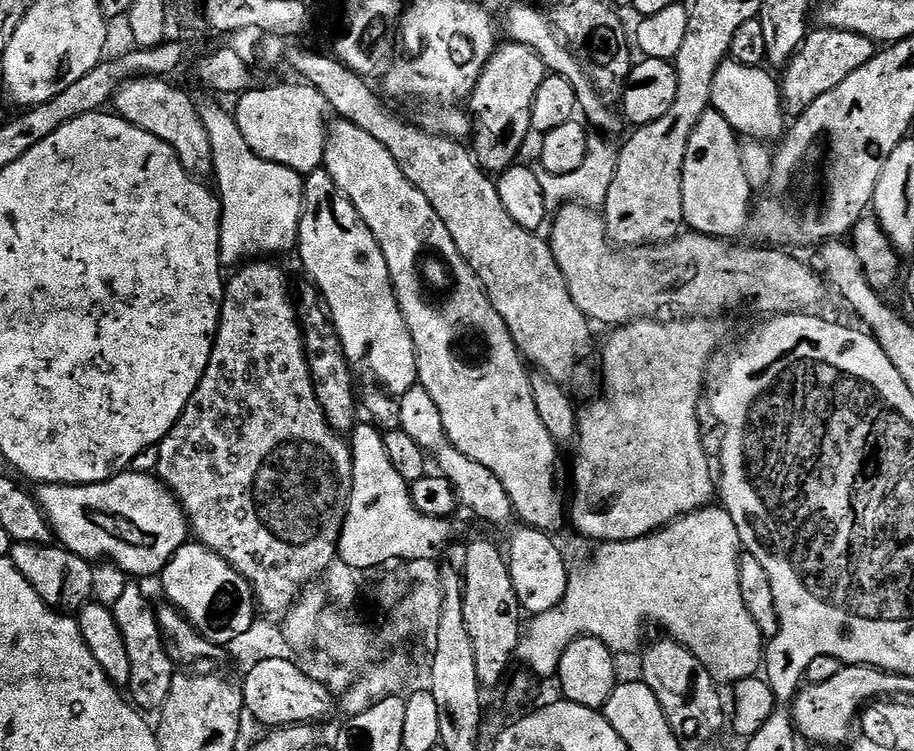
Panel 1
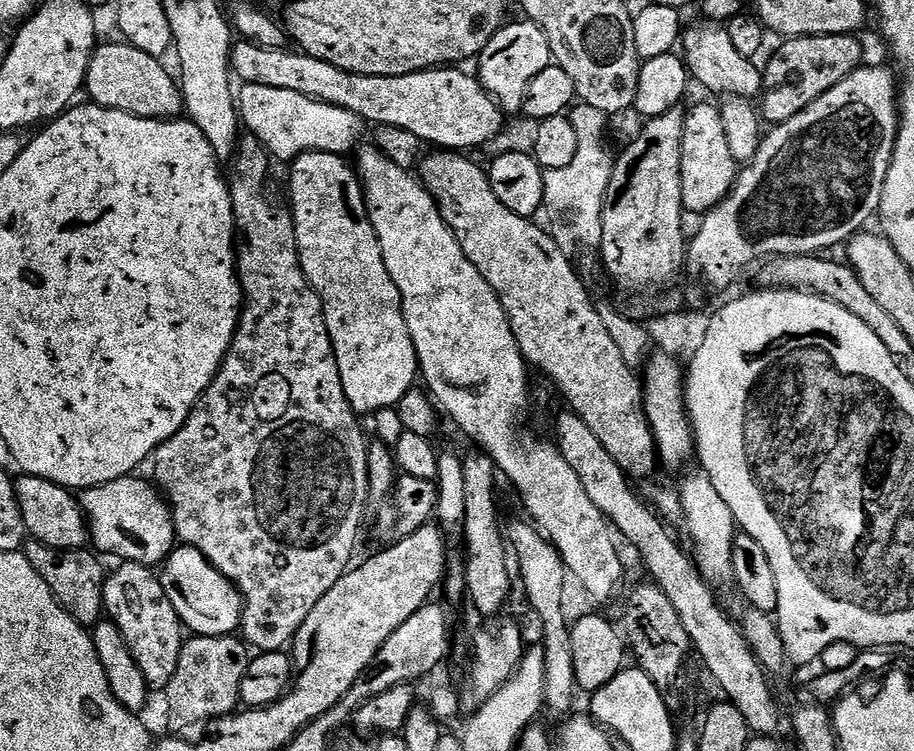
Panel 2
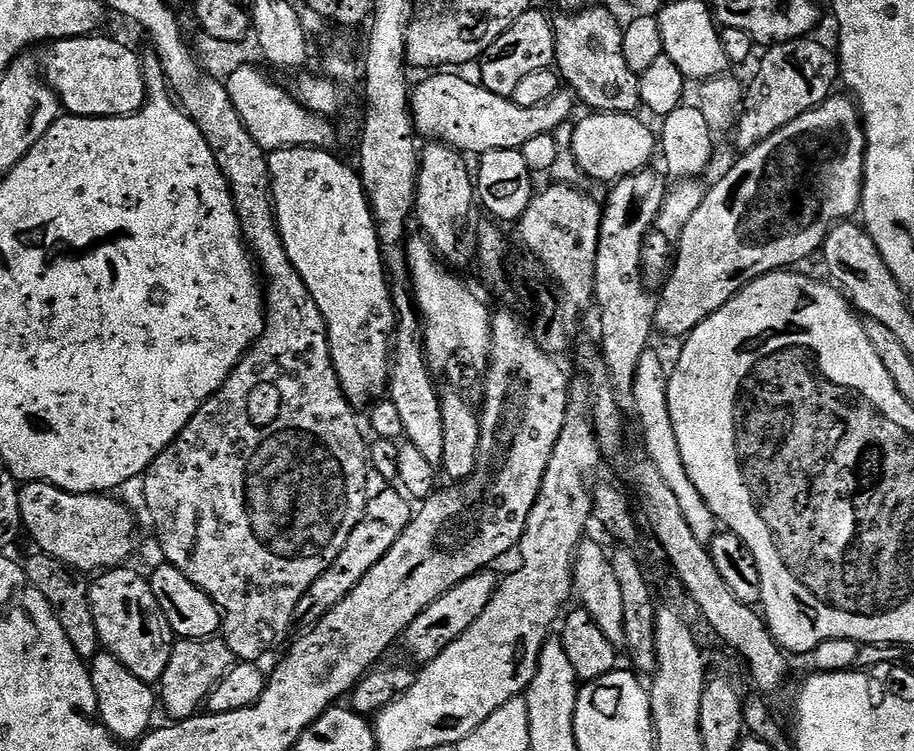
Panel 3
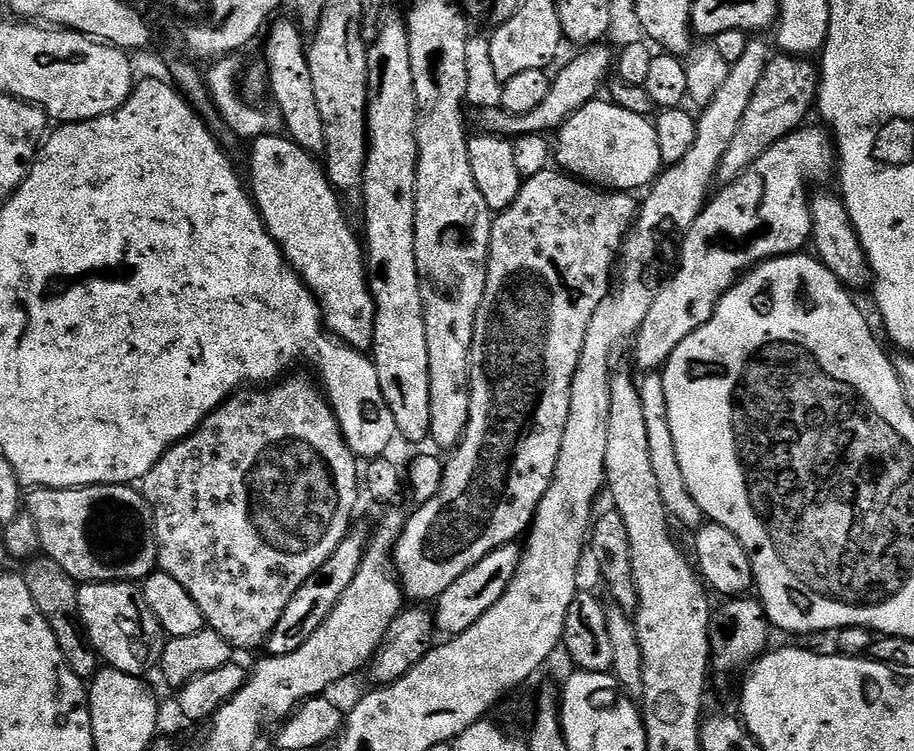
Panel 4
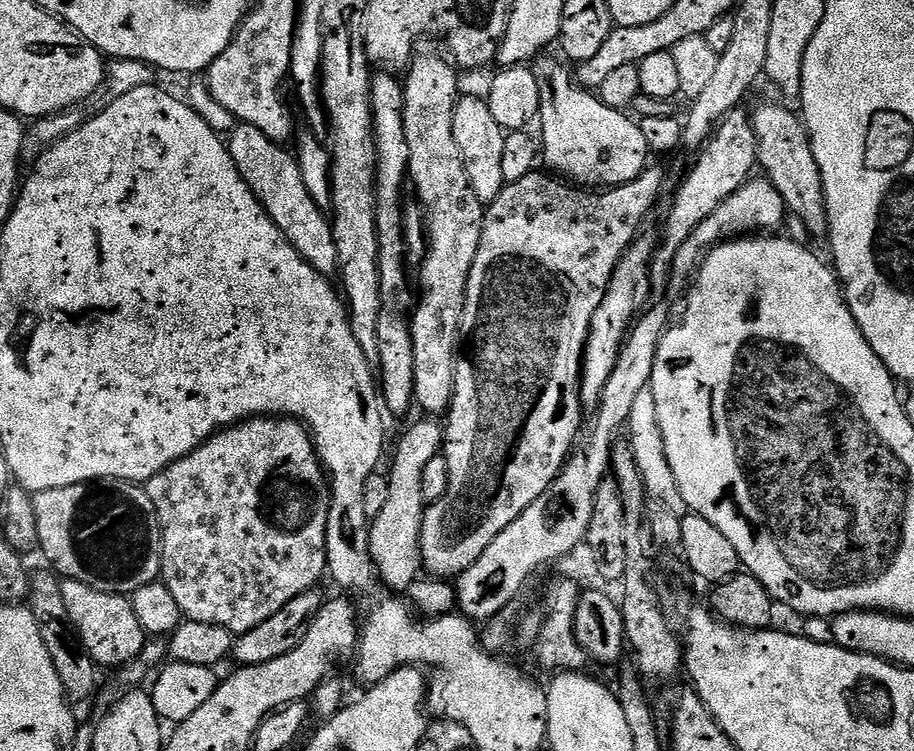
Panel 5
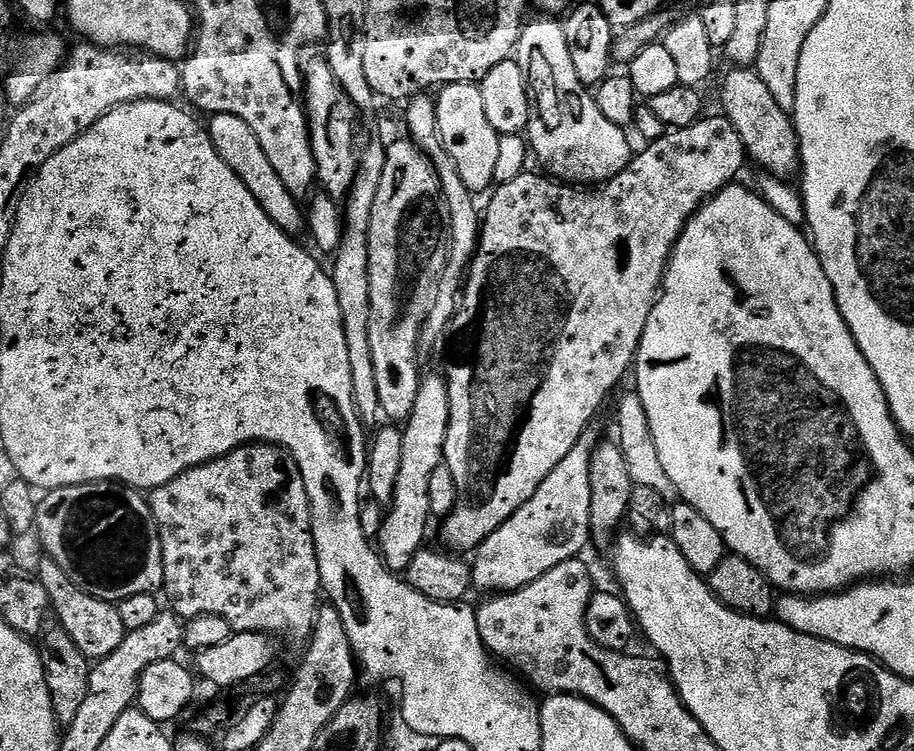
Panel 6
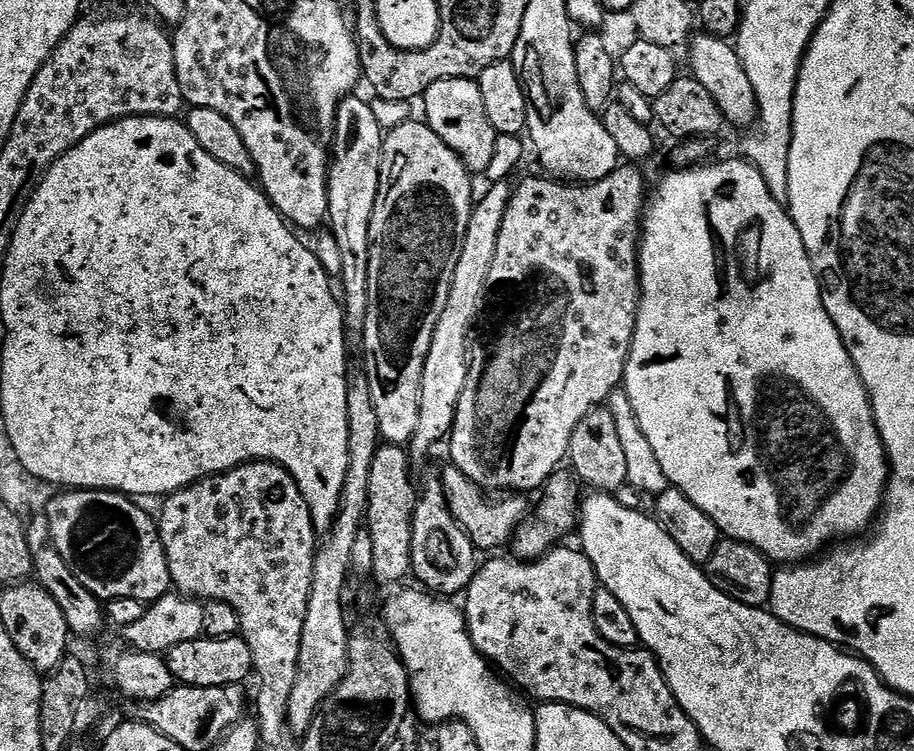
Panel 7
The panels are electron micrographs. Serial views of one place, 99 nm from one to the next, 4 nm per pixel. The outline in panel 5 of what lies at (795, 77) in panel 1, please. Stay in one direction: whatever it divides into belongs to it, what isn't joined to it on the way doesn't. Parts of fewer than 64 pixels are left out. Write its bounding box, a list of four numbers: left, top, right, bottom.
[652,111,757,282]

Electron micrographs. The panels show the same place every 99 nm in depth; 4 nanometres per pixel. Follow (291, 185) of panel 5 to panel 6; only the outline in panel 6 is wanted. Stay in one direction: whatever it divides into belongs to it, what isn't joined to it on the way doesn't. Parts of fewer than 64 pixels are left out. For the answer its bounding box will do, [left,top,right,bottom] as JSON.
[206,112,302,234]

